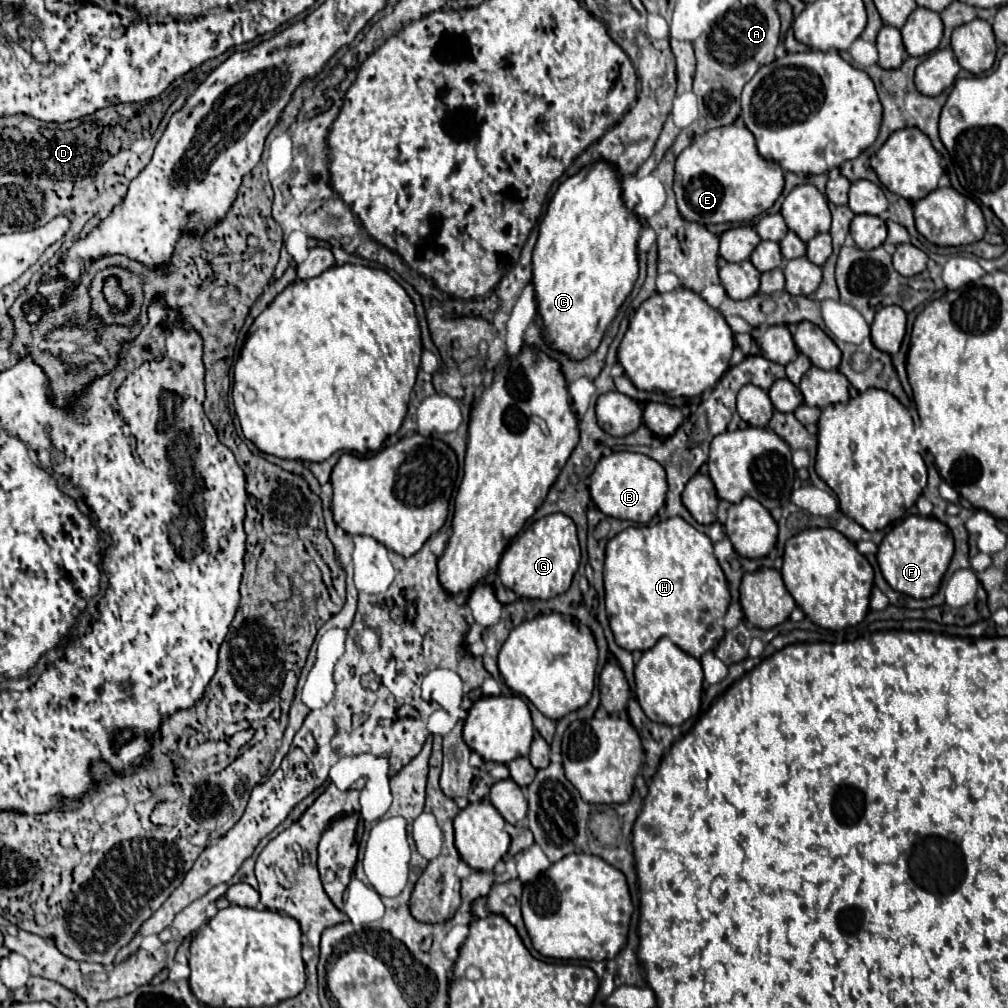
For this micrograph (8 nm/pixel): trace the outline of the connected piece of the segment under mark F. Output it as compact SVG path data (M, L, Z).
M907 516L879 544L877 562L883 578L893 590L913 598L931 598L941 584L941 578L953 556L951 530L931 516Z

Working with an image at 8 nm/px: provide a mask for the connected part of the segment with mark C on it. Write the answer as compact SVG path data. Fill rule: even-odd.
M607 162L585 166L579 174L565 180L553 194L545 218L539 226L539 238L533 248L533 290L537 300L537 314L543 324L543 340L549 348L567 354L571 360L583 360L591 356L605 328L615 318L619 306L631 294L637 280L637 240L641 234L641 222L627 210L621 198L621 184L617 172Z

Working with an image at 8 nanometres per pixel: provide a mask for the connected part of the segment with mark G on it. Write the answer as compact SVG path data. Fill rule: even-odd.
M557 512L537 520L531 528L527 528L519 538L509 544L499 562L499 578L517 596L549 600L567 592L579 568L579 562L581 550L577 542L577 528L569 516Z

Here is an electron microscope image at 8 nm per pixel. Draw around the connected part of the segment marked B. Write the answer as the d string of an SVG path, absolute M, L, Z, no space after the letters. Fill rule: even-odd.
M615 452L611 456L601 458L599 464L595 466L591 474L589 492L593 502L603 514L621 520L633 520L637 524L647 524L665 504L665 494L667 494L665 470L659 462L643 454Z

